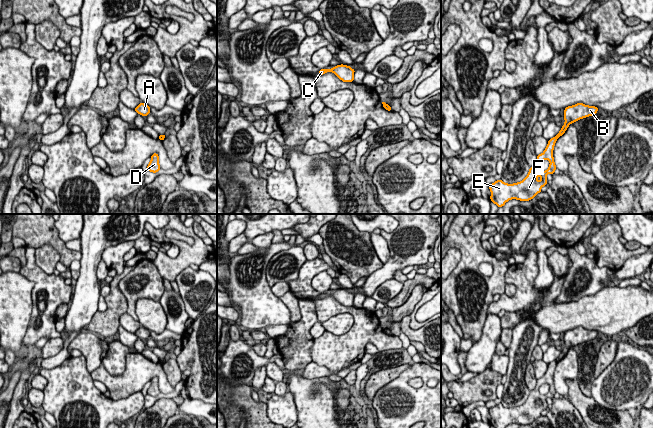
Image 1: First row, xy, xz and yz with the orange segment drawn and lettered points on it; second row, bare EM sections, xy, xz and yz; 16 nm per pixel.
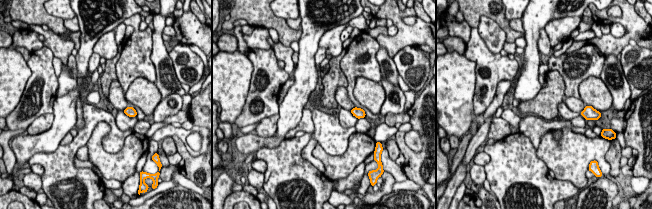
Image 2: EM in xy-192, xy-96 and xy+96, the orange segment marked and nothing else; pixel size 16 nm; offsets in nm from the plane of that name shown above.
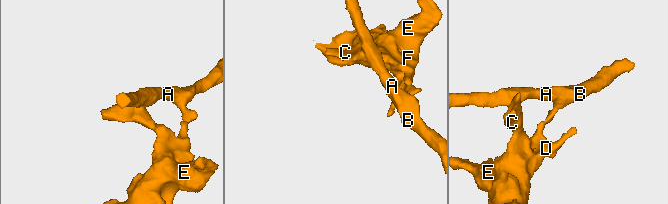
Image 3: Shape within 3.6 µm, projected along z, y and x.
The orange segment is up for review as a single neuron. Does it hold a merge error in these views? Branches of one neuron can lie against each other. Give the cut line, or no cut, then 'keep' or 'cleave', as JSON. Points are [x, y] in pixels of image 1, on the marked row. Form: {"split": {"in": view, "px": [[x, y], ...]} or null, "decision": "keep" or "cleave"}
{"split": {"in": "xy", "px": [[159, 137], [162, 140]]}, "decision": "cleave"}

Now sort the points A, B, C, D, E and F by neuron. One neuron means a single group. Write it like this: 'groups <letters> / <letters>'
groups A B / C D E F

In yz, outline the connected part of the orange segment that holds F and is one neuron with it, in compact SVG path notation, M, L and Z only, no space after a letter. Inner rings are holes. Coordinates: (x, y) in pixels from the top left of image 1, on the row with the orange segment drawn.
M556 137L548 140L546 149L542 154L537 155L536 163L530 167L524 180L518 183L507 184L499 179L490 184L489 189L491 191L491 202L496 204L498 207L502 207L511 199L517 199L522 202L529 201L540 193L541 188L548 183L546 175L552 175L556 170L553 157L556 140ZM543 160L548 160L550 162L549 168L546 171L542 171L539 167L539 164Z

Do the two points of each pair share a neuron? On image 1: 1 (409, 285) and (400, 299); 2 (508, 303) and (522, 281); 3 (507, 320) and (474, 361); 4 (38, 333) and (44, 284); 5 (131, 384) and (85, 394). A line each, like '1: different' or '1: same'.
1: same
2: same
3: different
4: same
5: different

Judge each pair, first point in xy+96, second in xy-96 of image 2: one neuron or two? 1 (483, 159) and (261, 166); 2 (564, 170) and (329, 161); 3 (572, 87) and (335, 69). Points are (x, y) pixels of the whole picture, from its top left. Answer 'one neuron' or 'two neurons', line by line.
1: one neuron
2: one neuron
3: two neurons

